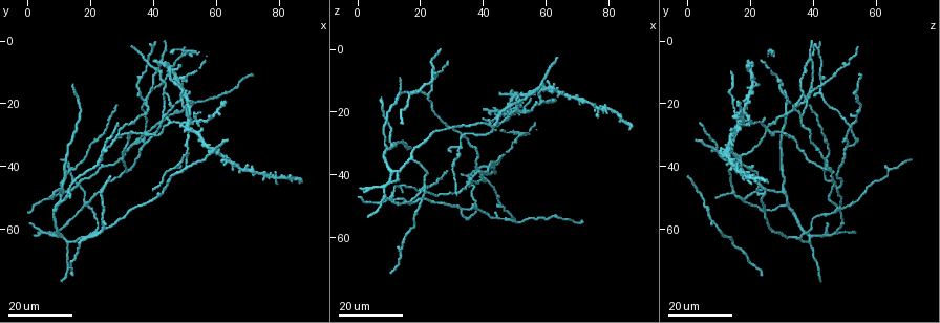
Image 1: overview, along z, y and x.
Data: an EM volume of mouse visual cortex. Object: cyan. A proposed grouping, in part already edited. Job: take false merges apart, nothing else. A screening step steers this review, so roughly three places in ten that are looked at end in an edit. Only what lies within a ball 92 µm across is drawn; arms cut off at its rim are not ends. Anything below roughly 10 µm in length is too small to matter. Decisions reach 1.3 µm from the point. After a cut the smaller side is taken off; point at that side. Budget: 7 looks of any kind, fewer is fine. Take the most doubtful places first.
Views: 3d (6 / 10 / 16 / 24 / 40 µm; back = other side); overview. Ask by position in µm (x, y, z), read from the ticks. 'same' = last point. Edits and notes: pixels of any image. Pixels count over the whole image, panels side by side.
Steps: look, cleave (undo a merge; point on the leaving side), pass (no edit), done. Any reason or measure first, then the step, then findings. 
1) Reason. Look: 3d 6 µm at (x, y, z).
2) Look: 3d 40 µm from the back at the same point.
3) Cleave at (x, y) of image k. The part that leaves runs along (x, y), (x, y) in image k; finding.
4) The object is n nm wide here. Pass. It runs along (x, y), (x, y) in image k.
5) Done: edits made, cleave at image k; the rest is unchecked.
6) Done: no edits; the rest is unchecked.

Side arm on a straight run. Look: 3d 24 µm at (51, 35, 15).

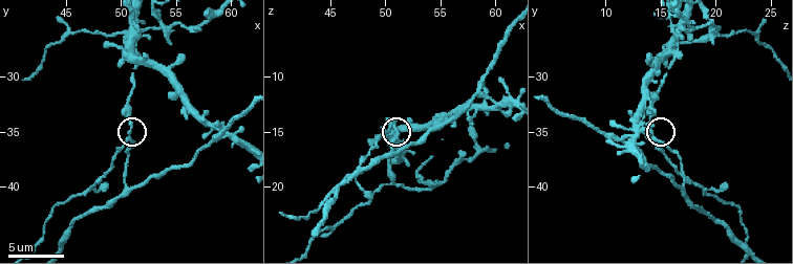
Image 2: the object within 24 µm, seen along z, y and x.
Look: 3d 10 µm at (50.8, 35.8, 14.8).

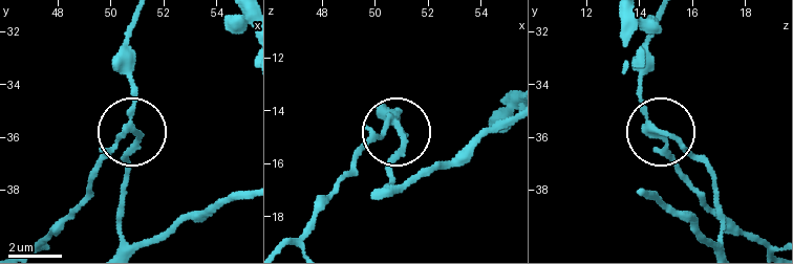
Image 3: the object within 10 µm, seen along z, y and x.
Cleave at (107, 151) of image 3. The part that leaves runs along (125, 128), (85, 194), (38, 241) in image 3; two neurons meet here.

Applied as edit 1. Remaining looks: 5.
Arms part here. Look: 3d 16 µm at (33, 34, 51).

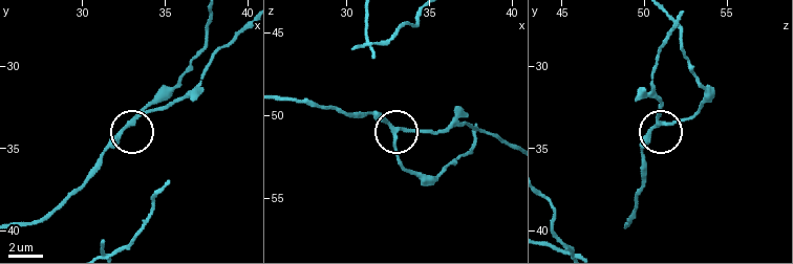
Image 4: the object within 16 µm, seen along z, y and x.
Look: 3d 6 µm at (32.6, 33.6, 50.7).

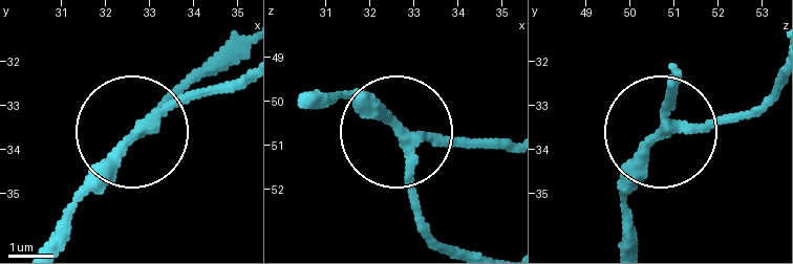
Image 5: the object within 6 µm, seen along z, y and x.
The side arm is 52 µm long. Pass. It runs along (178, 84), (141, 129), (247, 72) in image 5; continuous, no second neuron.

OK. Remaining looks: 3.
Branch point. Look: 3d 24 µm at (17, 62, 35).

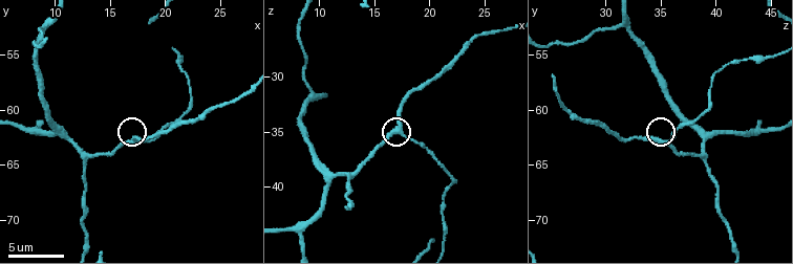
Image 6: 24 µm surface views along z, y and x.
Look: 3d 6 µm at (17.4, 62.8, 34.8).

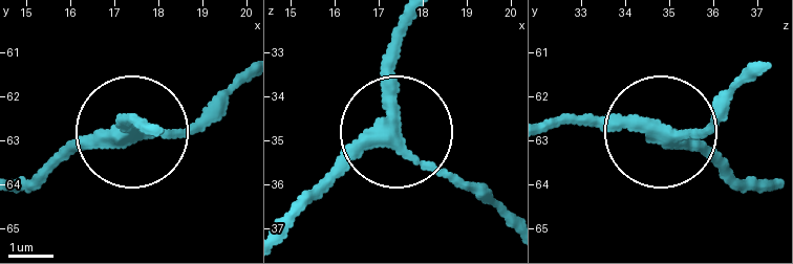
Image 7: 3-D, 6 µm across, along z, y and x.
Pass. It runs along (763, 184), (649, 128), (552, 116) in image 7; all the same neuron.

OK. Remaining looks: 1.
Done: edits made, cleave at image 3; the rest is unchecked.

